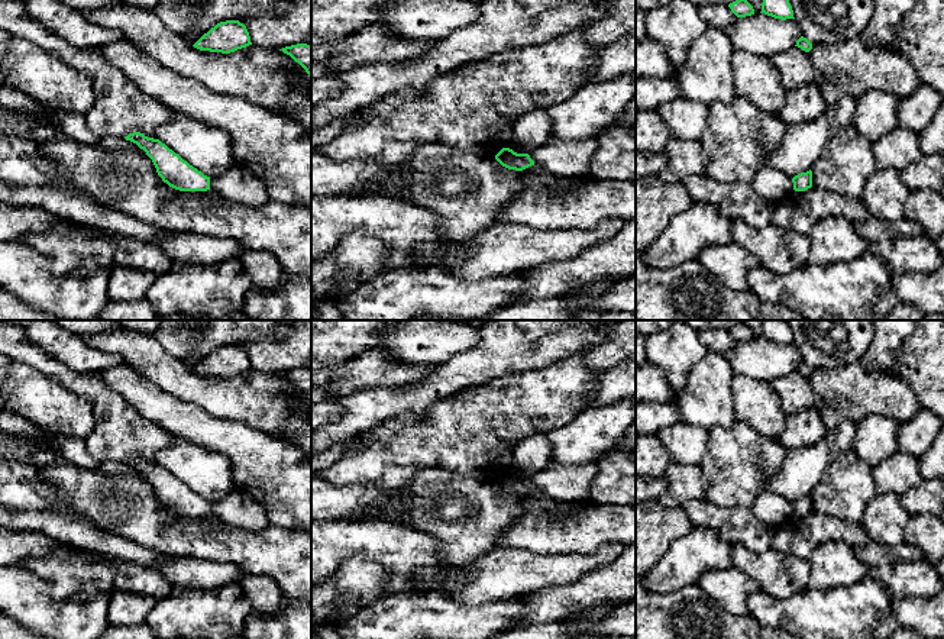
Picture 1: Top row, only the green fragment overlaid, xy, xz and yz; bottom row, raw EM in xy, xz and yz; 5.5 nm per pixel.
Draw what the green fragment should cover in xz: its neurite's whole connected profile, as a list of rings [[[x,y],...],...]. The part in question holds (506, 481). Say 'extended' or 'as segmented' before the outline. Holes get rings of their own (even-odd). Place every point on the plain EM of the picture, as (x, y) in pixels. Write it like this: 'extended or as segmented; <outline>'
extended; [[[550,464],[528,478],[517,478],[502,472],[495,484],[508,494],[523,496],[534,488],[559,501],[582,501],[588,498],[597,465],[559,465]]]

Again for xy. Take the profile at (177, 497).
extended; [[[140,456],[129,458],[126,465],[136,468],[152,484],[158,500],[169,511],[180,516],[216,516],[224,525],[259,532],[268,527],[269,520],[264,507],[242,490],[235,488],[216,501],[207,501],[159,464],[148,462]]]

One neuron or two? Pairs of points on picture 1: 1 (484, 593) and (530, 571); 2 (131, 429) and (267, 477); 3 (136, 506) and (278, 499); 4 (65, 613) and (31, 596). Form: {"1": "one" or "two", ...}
{"1": "one", "2": "two", "3": "two", "4": "one"}

